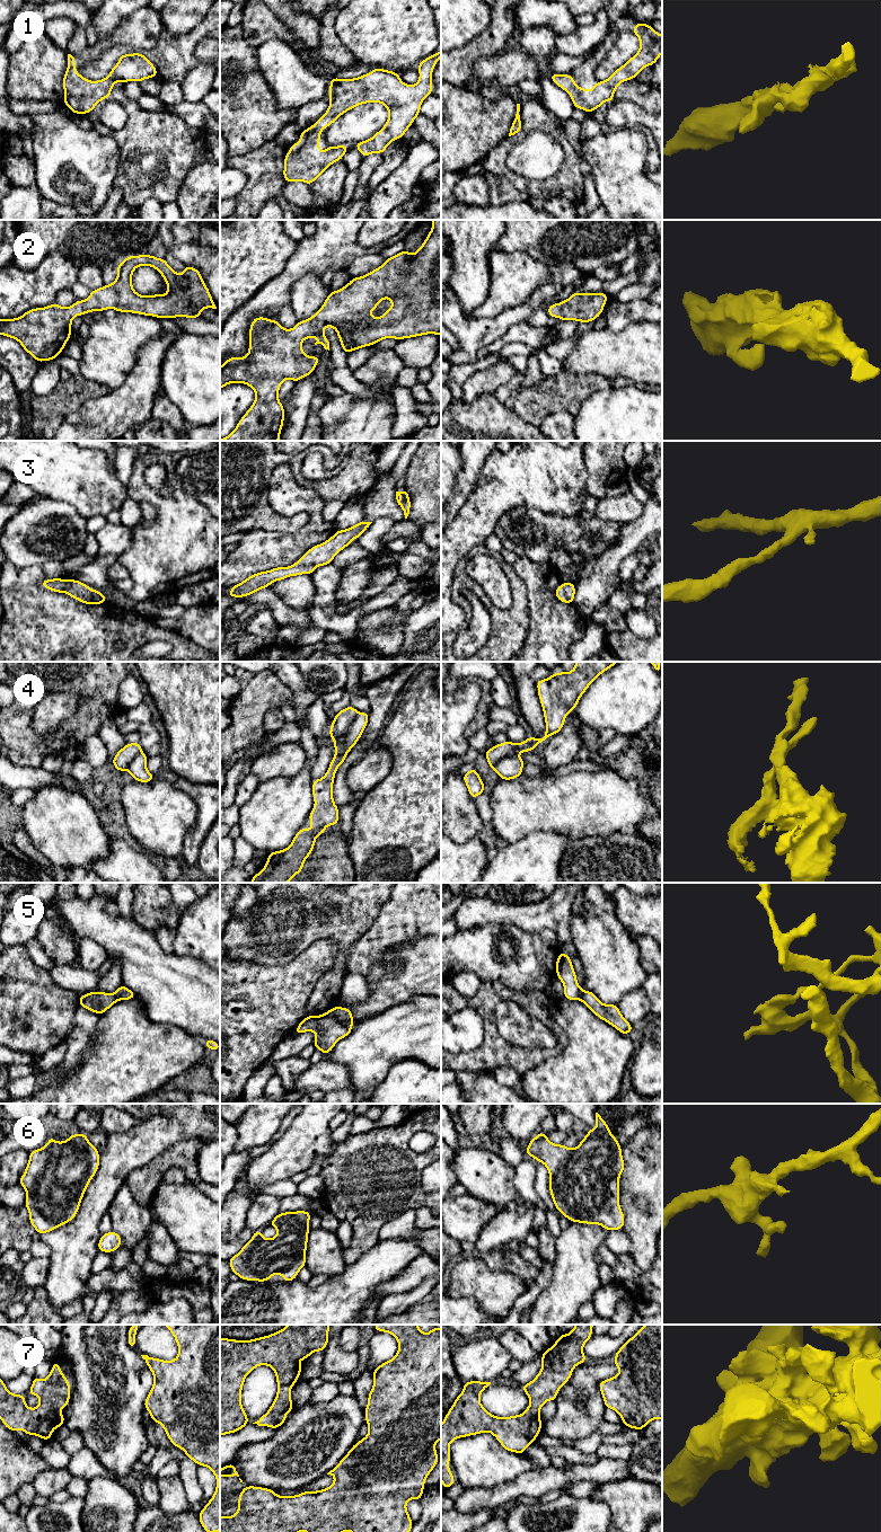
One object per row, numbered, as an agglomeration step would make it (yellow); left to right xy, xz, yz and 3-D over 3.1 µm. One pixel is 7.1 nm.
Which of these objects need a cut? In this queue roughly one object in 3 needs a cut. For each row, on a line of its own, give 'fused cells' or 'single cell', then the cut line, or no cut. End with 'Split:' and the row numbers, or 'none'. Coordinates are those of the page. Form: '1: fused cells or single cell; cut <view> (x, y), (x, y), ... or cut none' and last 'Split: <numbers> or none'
1: single cell; cut none
2: single cell; cut none
3: single cell; cut none
4: fused cells; cut xz (359, 713), (344, 736), (342, 749), (335, 754)
5: fused cells; cut xz (324, 1015), (334, 1017), (351, 1027)
6: single cell; cut none
7: single cell; cut none
Split: 4, 5

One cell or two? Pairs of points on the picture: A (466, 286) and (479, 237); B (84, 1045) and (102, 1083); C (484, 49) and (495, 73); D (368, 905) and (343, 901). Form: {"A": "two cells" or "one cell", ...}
{"A": "one cell", "B": "two cells", "C": "two cells", "D": "one cell"}

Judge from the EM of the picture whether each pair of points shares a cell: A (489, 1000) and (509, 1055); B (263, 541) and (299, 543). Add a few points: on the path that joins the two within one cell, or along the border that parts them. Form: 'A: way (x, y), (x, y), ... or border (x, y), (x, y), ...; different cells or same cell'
A: way (489, 1014), (490, 1028), (495, 1042); same cell
B: way (272, 543), (290, 543); same cell

